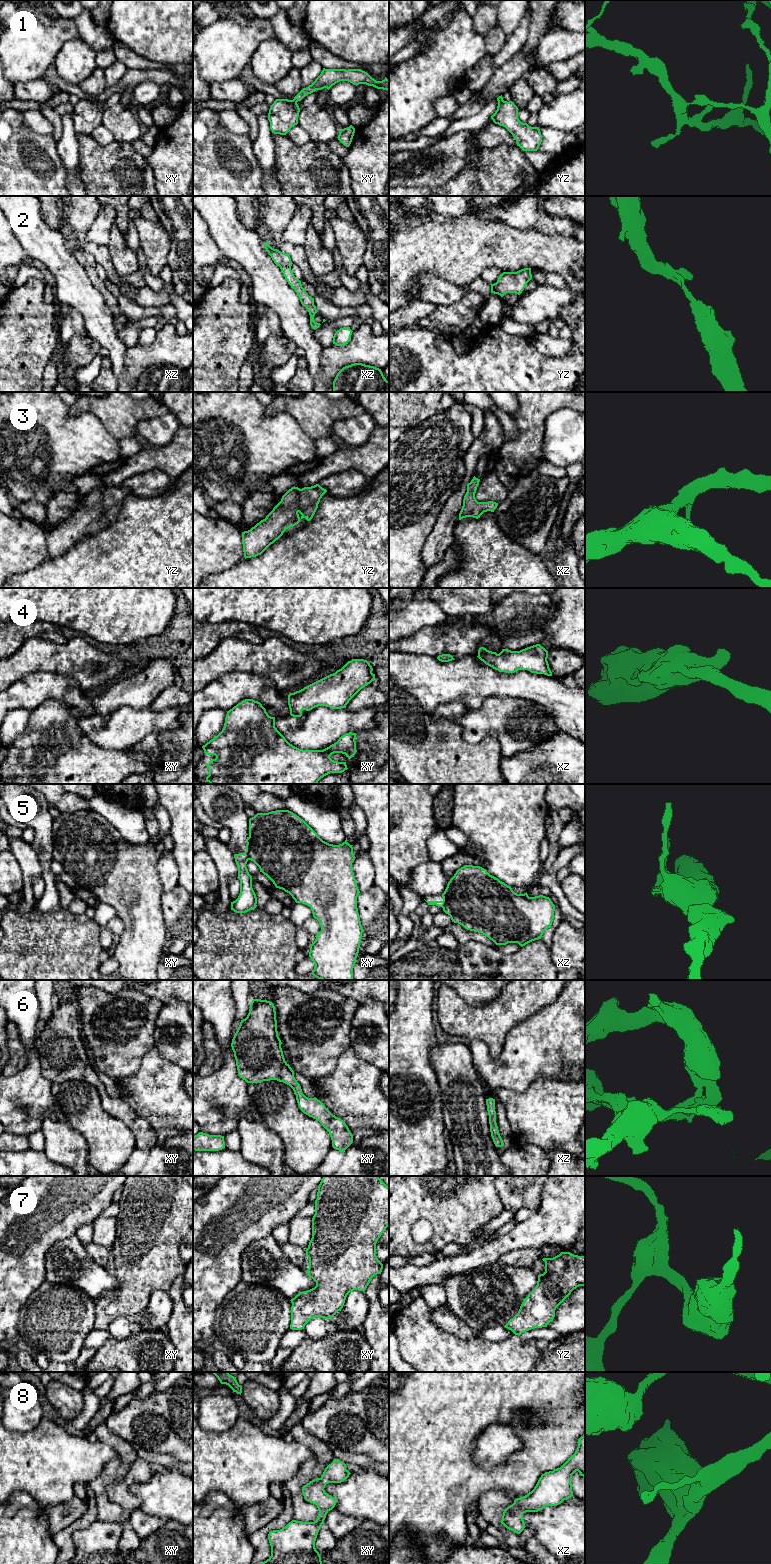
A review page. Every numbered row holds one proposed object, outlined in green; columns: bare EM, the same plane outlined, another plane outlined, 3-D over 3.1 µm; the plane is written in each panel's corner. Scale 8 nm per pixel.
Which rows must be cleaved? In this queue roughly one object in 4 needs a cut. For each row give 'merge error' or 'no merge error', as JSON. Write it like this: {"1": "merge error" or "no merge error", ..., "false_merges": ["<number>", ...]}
{"1": "merge error", "2": "no merge error", "3": "no merge error", "4": "no merge error", "5": "merge error", "6": "no merge error", "7": "no merge error", "8": "no merge error", "false_merges": ["1", "5"]}

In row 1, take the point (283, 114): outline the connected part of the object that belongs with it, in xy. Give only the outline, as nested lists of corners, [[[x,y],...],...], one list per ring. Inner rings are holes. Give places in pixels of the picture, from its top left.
[[[276,99],[268,113],[272,133],[286,135],[292,127],[298,124],[299,112],[297,101]]]

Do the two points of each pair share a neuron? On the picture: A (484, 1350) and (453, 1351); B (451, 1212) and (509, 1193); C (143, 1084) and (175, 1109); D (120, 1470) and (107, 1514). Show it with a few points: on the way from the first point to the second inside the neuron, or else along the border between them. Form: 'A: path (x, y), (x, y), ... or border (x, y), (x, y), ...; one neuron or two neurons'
A: path (476, 1351), (461, 1351); one neuron
B: border (495, 1186), (504, 1209); two neurons
C: path (151, 1092), (167, 1106); one neuron
D: path (108, 1478), (102, 1484), (102, 1502); one neuron

